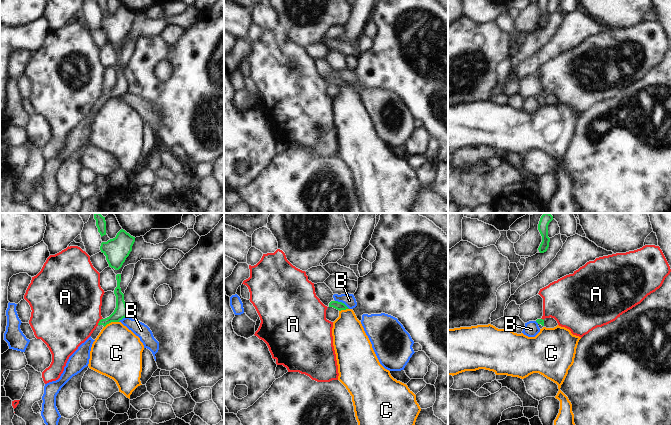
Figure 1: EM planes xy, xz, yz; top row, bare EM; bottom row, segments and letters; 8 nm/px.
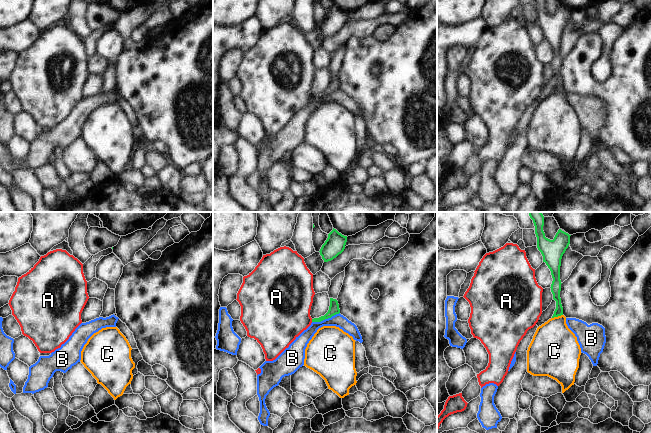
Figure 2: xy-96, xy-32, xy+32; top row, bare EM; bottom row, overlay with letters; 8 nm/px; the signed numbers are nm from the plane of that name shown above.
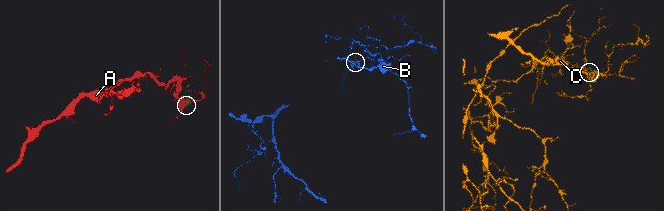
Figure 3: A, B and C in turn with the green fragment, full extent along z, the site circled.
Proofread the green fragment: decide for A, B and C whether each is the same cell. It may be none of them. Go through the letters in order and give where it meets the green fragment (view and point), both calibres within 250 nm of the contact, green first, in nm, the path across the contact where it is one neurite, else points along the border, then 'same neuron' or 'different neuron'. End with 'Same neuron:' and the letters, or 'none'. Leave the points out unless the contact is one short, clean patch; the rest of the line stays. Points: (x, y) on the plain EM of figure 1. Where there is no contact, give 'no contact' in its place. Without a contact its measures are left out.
A: xy (99, 97) | 110/500 nm | along xy (102, 94), (97, 100) | different neuron
B: xz (341, 78) | 70/100 nm | along xz (335, 76), (343, 78), (349, 84) | different neuron
C: xy (111, 97) | 110/400 nm | along xy (118, 97), (112, 97), (104, 103) | different neuron
Same neuron: none

